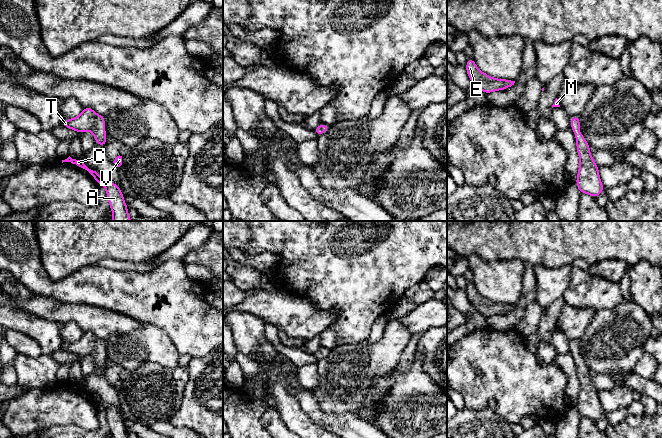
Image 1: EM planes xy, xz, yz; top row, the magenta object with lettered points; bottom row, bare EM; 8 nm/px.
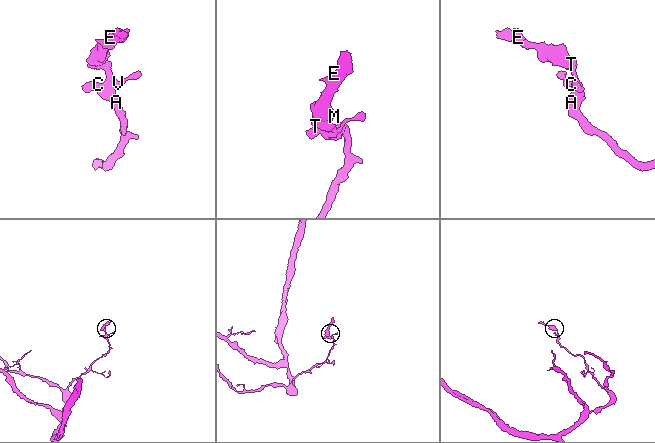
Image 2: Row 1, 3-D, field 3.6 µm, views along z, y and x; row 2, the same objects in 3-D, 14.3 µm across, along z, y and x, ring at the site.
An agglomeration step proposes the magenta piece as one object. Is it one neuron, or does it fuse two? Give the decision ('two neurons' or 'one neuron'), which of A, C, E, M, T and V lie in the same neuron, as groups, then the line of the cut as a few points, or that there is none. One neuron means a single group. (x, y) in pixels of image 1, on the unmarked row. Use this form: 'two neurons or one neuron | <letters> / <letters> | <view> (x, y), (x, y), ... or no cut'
one neuron | A C E M T V | no cut

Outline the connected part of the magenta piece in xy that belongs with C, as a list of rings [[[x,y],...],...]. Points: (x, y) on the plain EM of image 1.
[[[69,380],[67,383],[62,384],[62,387],[63,386],[71,386],[72,388],[75,388],[77,391],[92,399],[98,410],[103,409],[105,411],[112,438],[128,438],[128,431],[118,409],[116,409],[114,406],[104,405],[98,395],[89,392],[82,384],[72,383]]]

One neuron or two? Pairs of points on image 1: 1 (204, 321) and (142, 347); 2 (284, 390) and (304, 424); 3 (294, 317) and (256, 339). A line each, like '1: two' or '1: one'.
1: two
2: one
3: two

